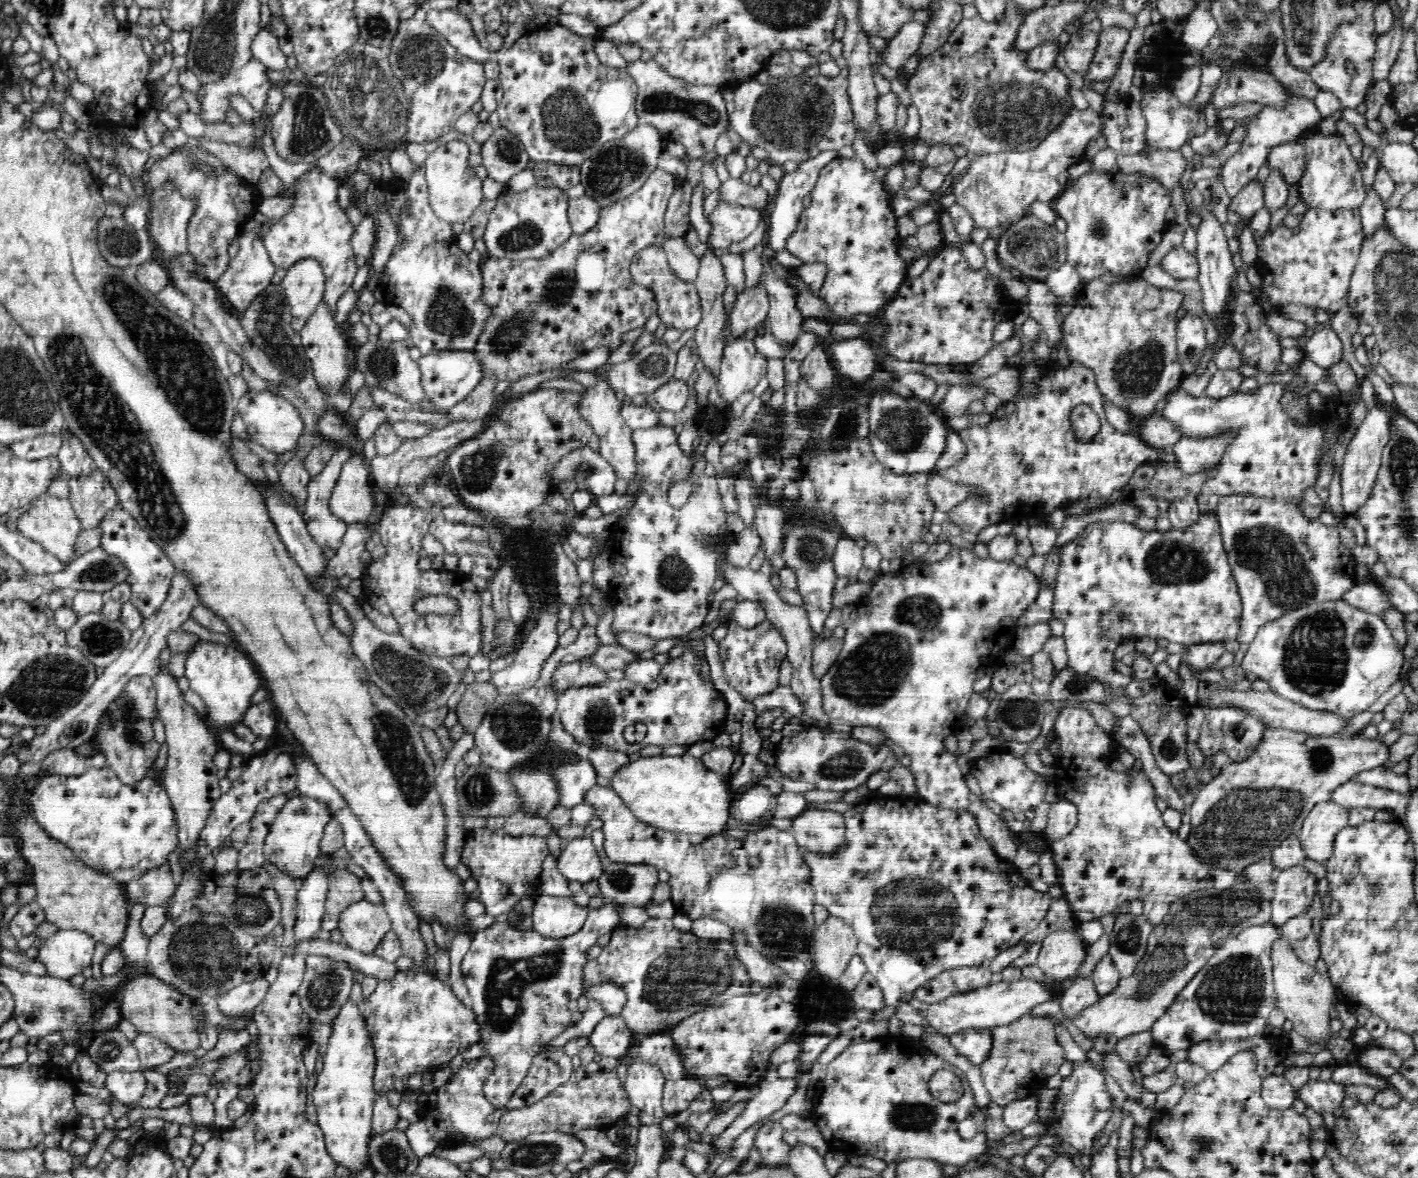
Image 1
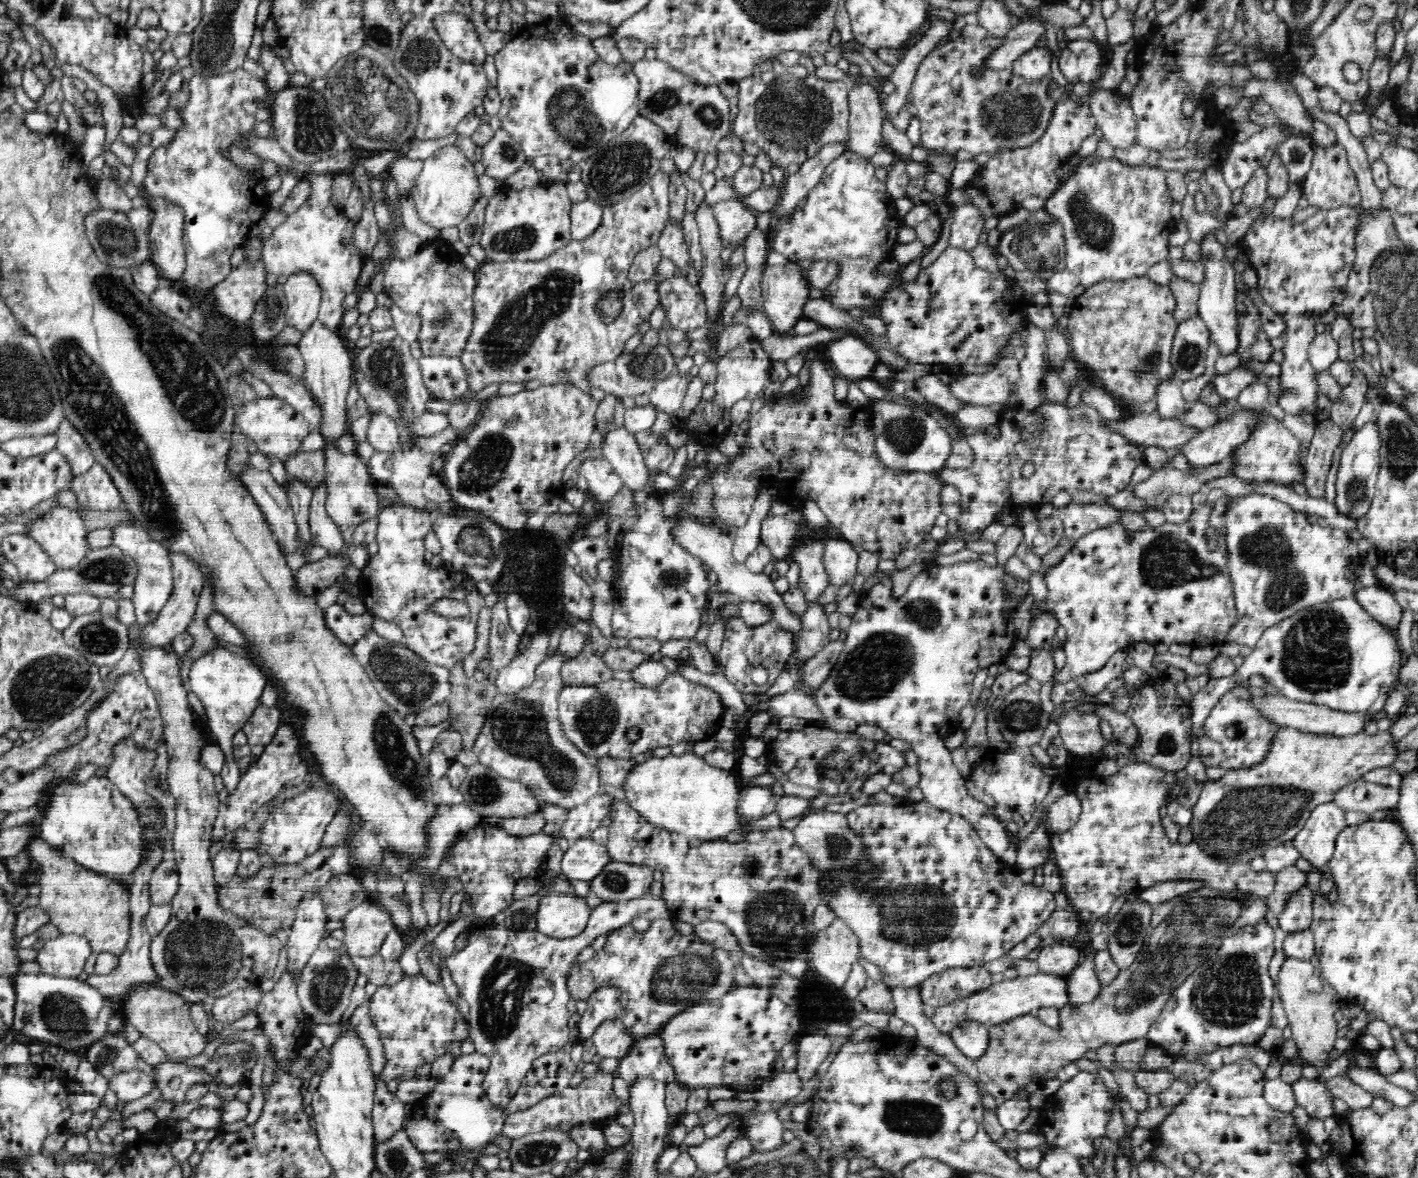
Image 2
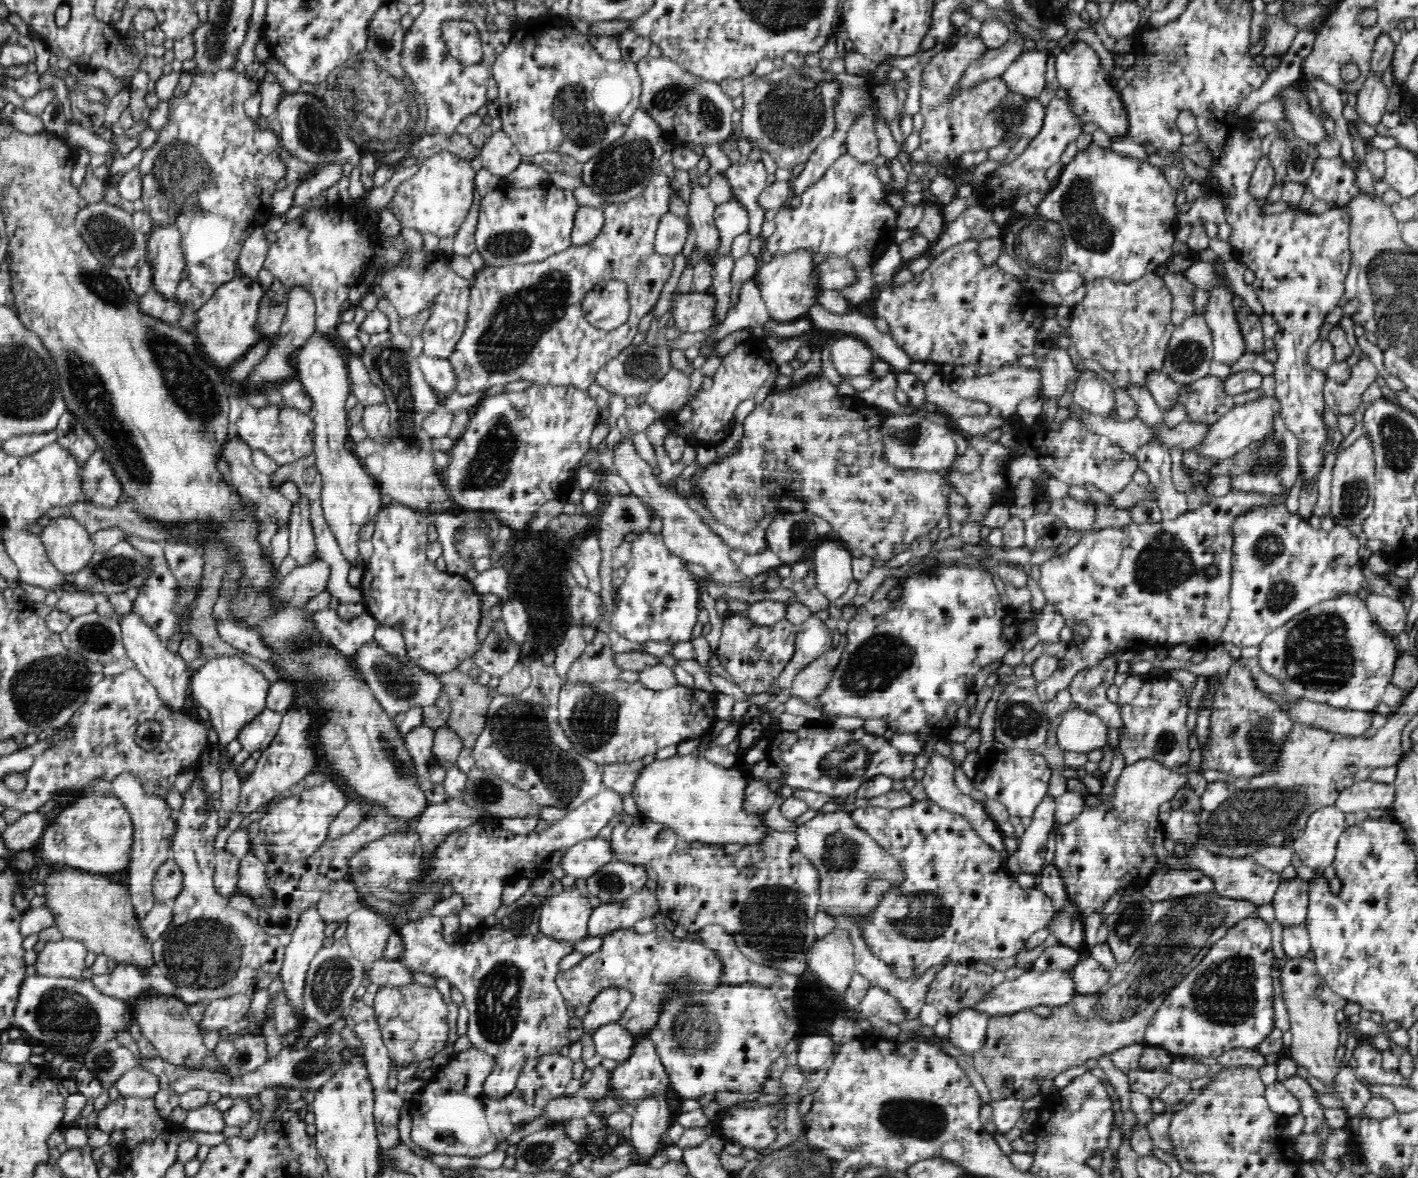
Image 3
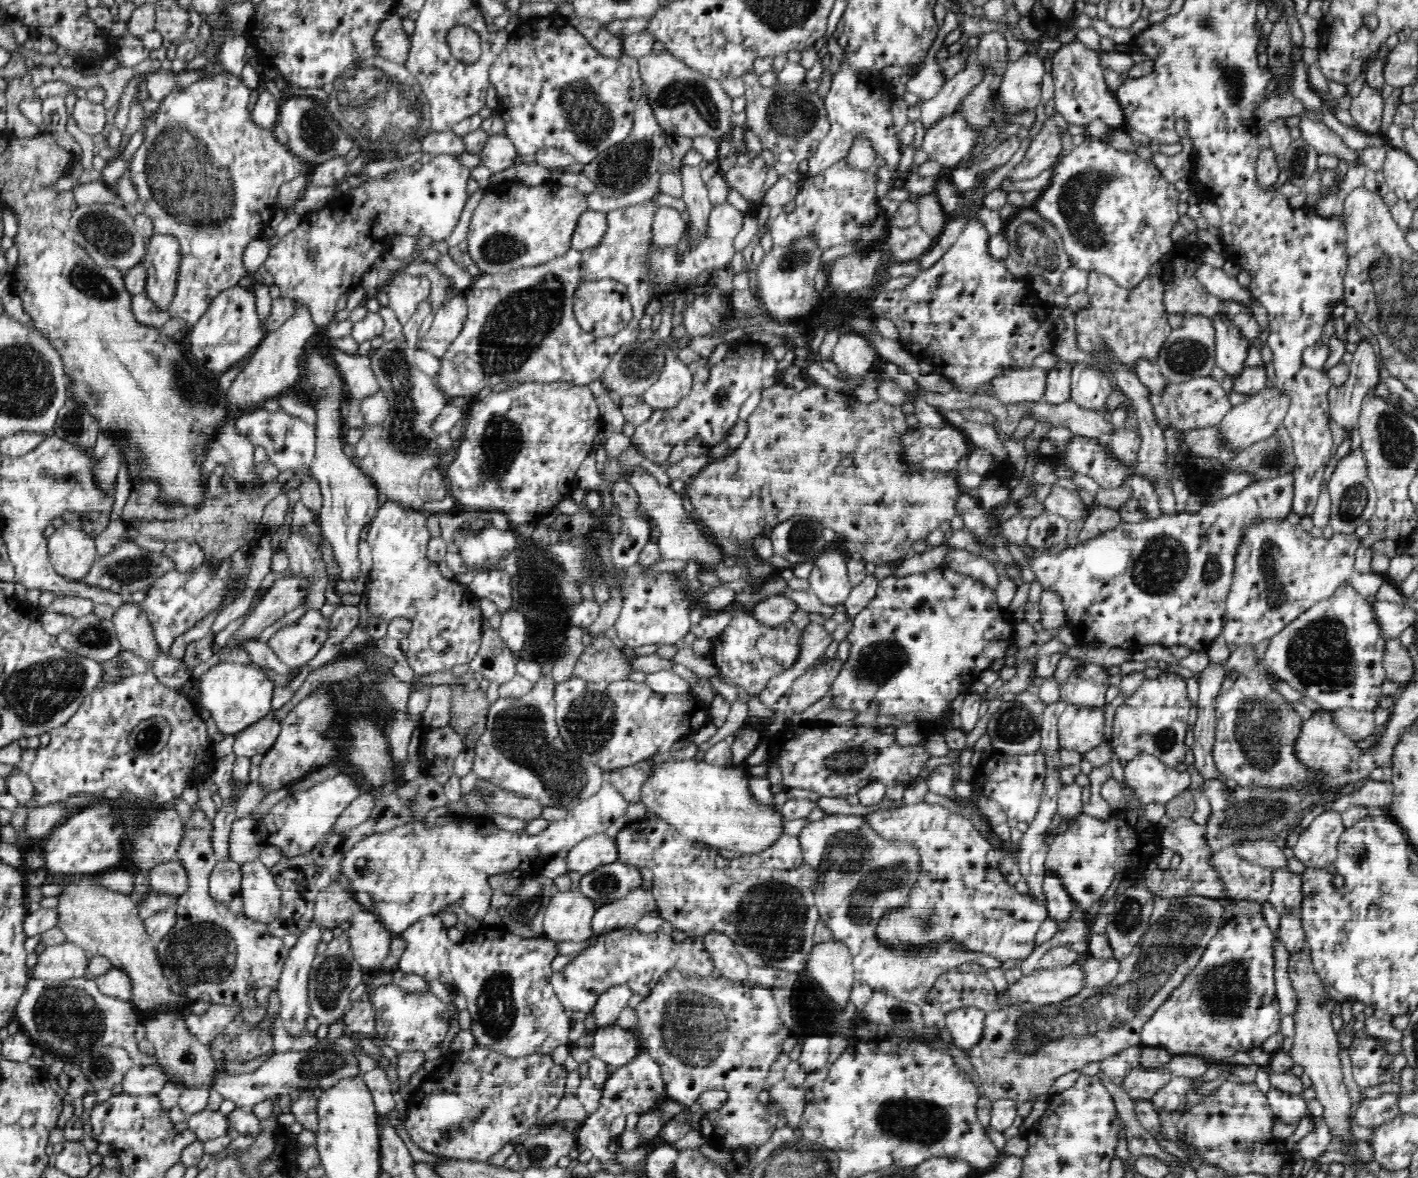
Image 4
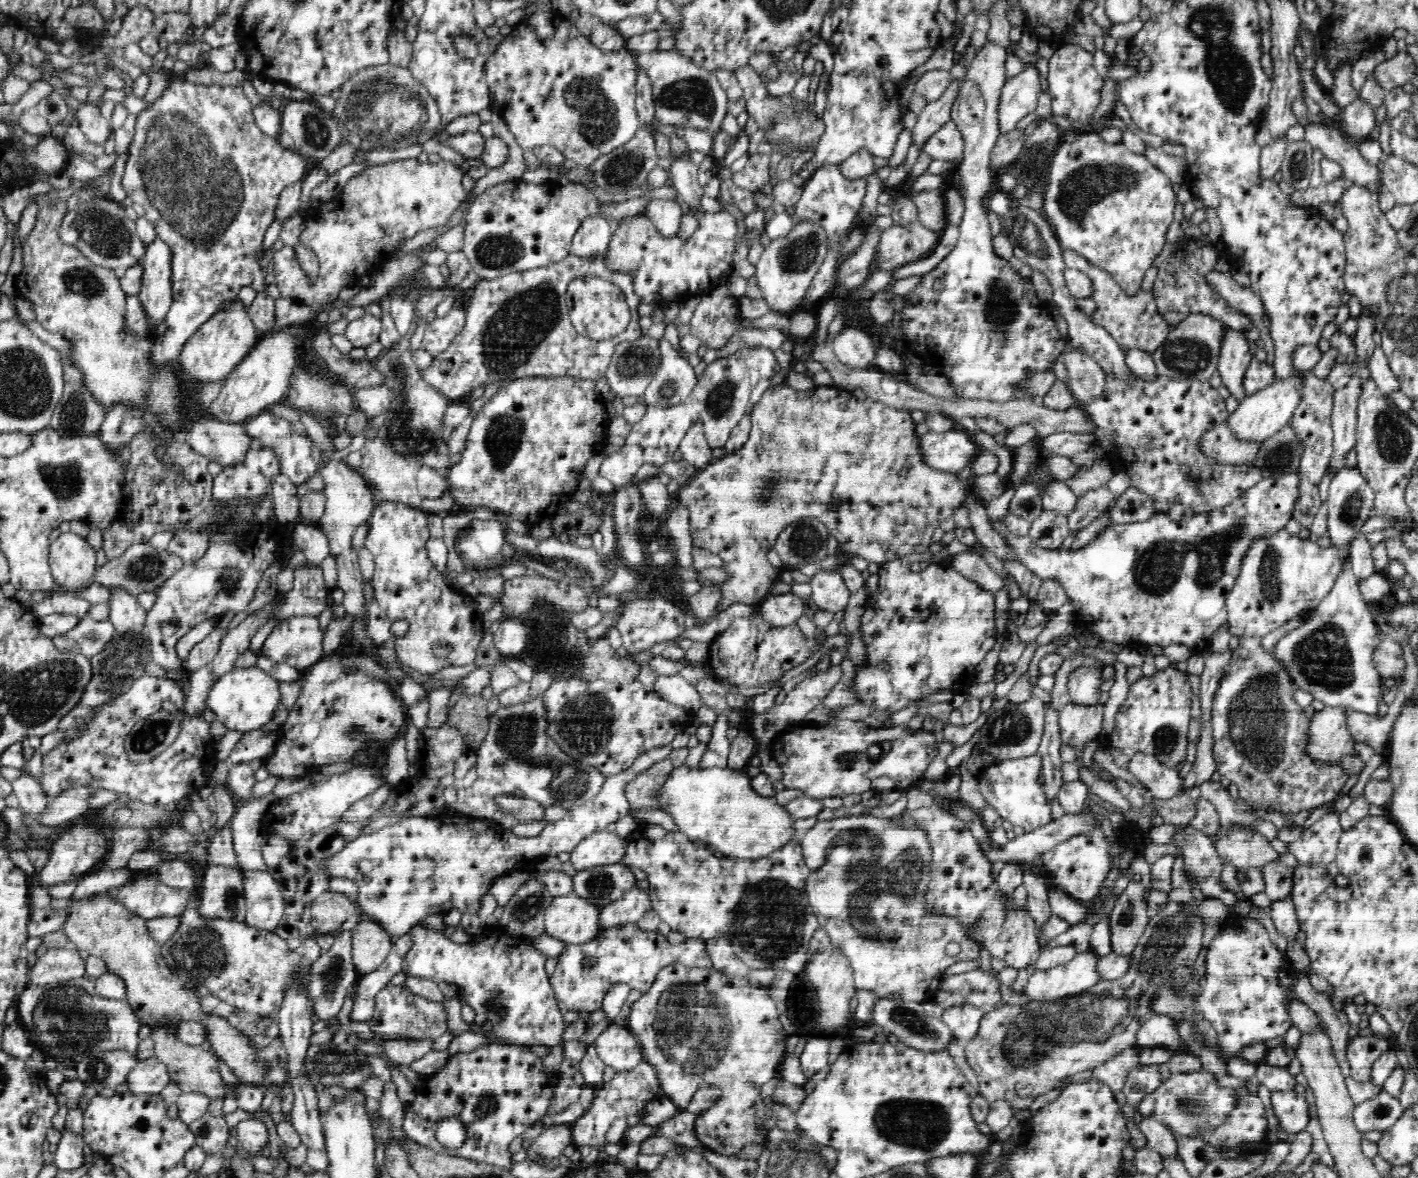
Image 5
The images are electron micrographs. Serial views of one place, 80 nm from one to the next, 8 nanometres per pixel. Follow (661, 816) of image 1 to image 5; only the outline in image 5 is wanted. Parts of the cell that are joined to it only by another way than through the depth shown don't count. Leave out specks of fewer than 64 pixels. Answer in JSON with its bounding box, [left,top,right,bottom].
[658,768,799,860]

